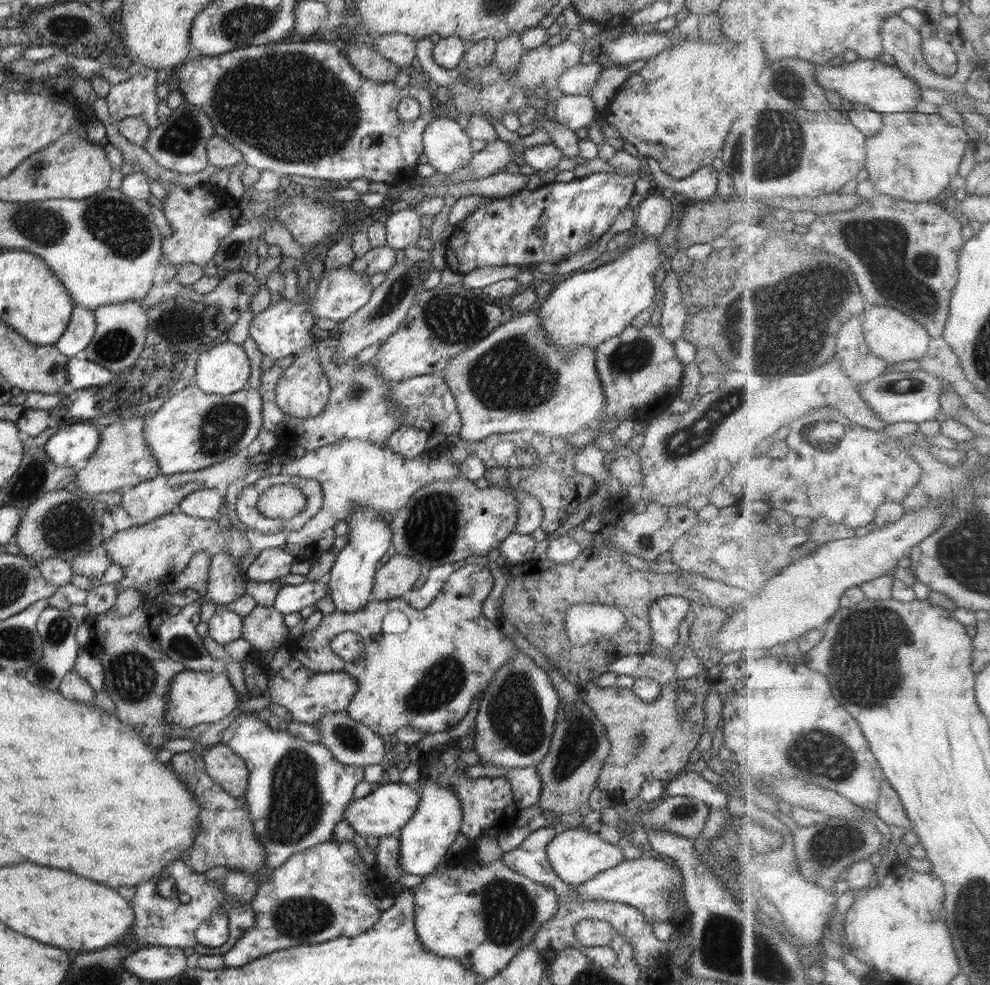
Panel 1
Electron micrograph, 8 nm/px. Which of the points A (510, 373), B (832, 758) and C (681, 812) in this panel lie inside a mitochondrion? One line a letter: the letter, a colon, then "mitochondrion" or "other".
A: mitochondrion
B: mitochondrion
C: mitochondrion

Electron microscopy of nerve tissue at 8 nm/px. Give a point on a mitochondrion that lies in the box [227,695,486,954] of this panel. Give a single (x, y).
(295, 806)

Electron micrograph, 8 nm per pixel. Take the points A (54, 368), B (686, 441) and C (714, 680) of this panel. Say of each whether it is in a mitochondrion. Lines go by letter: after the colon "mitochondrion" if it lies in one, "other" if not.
A: mitochondrion
B: mitochondrion
C: other

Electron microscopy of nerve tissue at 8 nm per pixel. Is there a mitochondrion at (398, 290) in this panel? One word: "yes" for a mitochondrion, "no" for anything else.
yes

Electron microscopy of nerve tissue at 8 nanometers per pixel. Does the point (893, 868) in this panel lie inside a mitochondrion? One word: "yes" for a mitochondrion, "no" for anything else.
no

